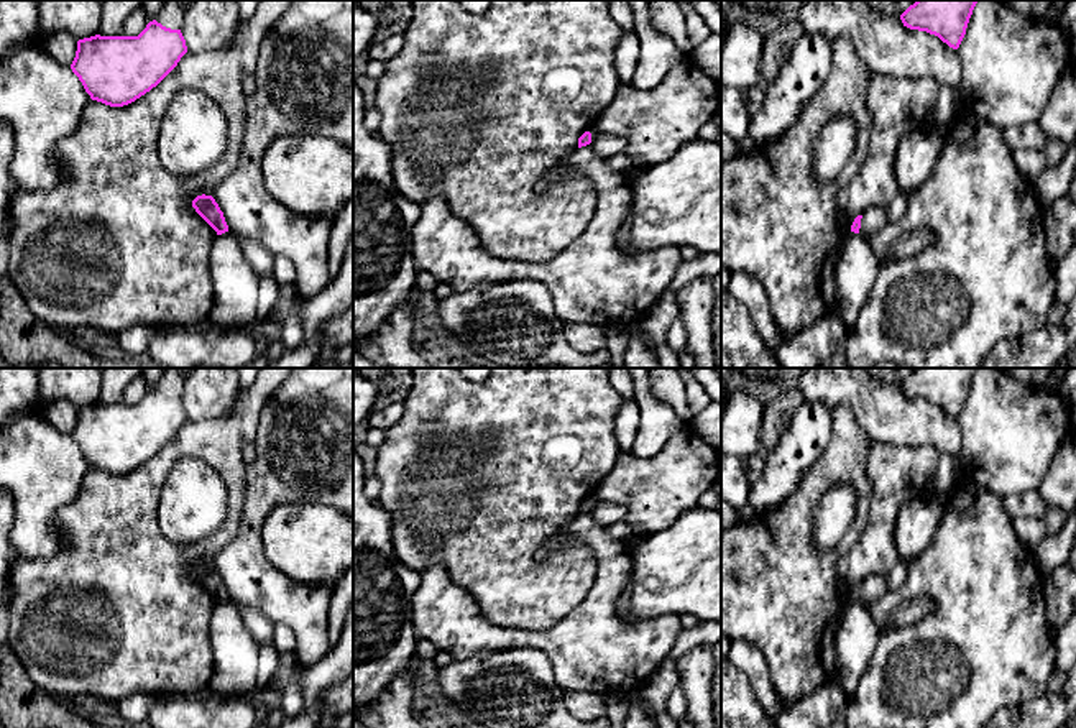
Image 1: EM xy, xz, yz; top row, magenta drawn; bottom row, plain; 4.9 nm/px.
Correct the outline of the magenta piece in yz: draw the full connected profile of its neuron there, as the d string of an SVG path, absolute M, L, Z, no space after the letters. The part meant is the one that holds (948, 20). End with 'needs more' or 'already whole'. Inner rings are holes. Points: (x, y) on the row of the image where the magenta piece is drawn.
M917 0L902 15L904 26L938 36L958 49L979 0Z; already whole

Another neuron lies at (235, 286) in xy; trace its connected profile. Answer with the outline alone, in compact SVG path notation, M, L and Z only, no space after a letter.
M230 232L215 237L210 274L214 281L214 307L209 319L215 324L253 329L258 322L260 283Z

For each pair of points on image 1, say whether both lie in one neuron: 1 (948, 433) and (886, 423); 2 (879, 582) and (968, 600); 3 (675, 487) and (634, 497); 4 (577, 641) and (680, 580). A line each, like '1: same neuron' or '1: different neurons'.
1: same neuron
2: different neurons
3: same neuron
4: different neurons

